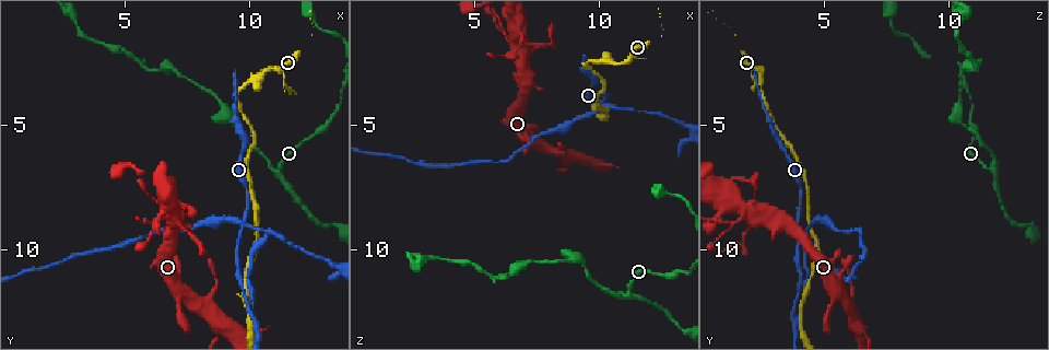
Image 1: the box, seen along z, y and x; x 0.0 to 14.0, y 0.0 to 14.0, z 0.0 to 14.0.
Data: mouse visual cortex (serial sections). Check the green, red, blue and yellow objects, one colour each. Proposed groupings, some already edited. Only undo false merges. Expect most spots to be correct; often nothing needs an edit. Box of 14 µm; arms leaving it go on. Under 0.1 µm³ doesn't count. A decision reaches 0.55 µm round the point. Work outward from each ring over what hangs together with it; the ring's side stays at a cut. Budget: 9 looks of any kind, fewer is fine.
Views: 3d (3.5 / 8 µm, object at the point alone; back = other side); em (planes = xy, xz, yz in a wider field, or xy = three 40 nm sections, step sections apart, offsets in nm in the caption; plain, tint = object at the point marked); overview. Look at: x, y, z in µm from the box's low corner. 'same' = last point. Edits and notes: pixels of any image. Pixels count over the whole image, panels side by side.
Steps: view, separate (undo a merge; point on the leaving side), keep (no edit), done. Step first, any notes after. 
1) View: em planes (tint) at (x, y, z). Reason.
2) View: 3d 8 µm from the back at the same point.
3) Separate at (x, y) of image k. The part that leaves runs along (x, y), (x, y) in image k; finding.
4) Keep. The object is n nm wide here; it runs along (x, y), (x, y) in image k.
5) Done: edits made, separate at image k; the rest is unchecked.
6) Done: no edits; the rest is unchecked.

View: 3d 3.5 µm at (9.7, 3.6, 2.5). Thin neck.

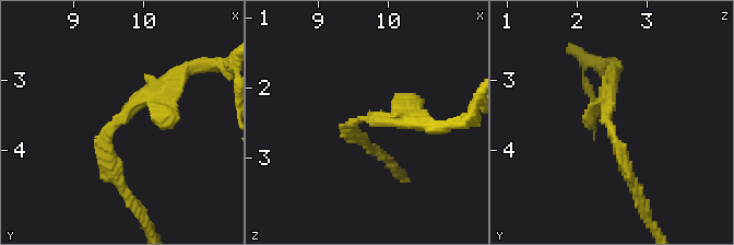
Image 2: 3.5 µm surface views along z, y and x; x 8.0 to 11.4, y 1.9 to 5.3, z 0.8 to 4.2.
View: em planes (tint) at (9.65, 3.60, 2.50). The arms are 200, 200 nm wide; need the tissue.

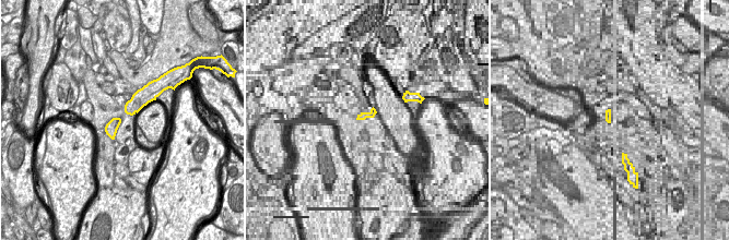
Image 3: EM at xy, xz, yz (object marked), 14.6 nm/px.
Keep. It runs along (174, 77), (109, 130), (120, 184) in image 2; all the same cell.

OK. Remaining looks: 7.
View: 3d 3.5 µm from the back at (6.9, 8.5, 1.9). Thin arm on a thick one.

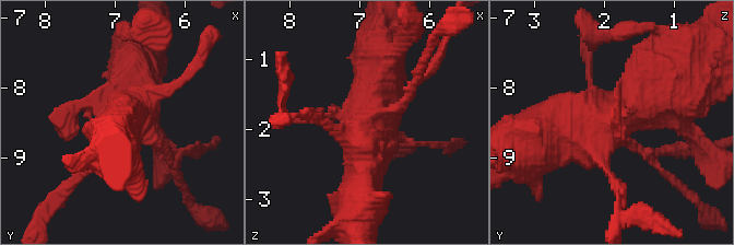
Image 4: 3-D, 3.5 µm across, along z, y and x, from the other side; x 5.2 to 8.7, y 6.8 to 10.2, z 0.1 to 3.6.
View: em xy step 5 (tint) at (6.90, 8.55, 2.00). Shape alone is not enough.

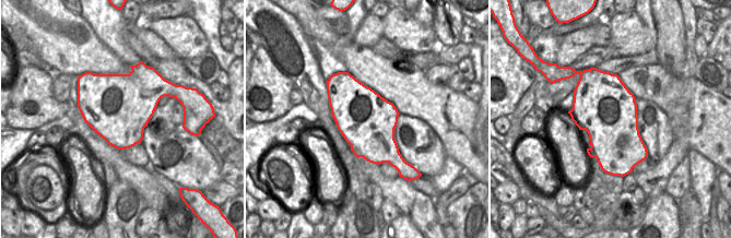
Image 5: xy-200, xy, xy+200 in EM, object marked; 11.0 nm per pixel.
Keep. It runs along (519, 150), (617, 120), (642, 93) in image 4; all the same cell.

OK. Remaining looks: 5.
View: 3d 3.5 µm at (10.1, 12.6, 3.8). Arms part here.

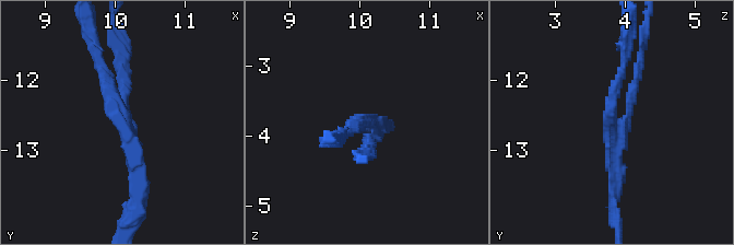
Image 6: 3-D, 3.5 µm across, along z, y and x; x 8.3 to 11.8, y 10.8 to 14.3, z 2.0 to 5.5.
View: em xy step 5 (tint) at (10.10, 12.50, 3.85). 3 arms meet here; the arms are 150, 150, 250 nm wide.

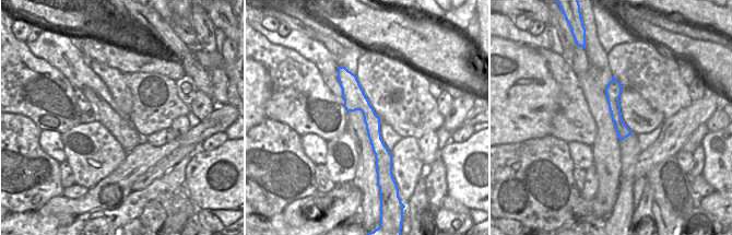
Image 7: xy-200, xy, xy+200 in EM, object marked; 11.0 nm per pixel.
Separate at (122, 78) of image 6. The part that leaves runs along (627, 115), (647, 32) in image 6; two cells meet here.

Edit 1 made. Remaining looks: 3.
View: 3d 8 µm at (11.0, 6.8, 11.8). Abrupt turn.

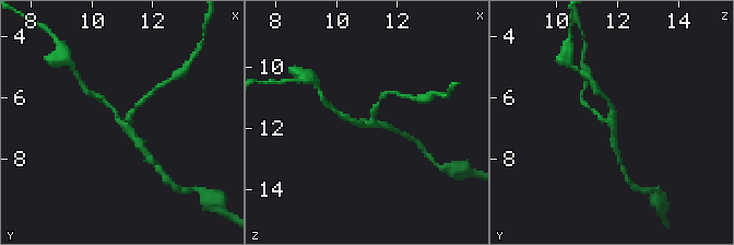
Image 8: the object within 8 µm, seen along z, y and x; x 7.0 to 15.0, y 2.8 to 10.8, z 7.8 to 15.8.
View: 3d 3.5 µm at (11.1, 6.8, 11.8). Closer look.

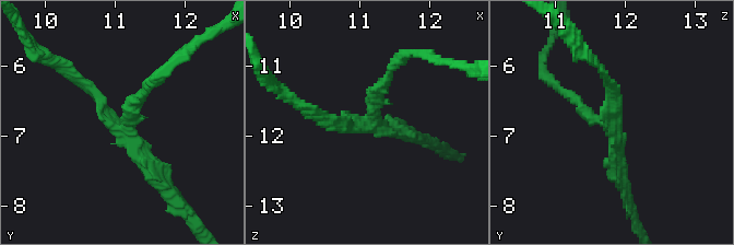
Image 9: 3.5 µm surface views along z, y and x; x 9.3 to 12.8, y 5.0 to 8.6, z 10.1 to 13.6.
View: em xy step 1 (tint) at (11.10, 6.90, 11.75).

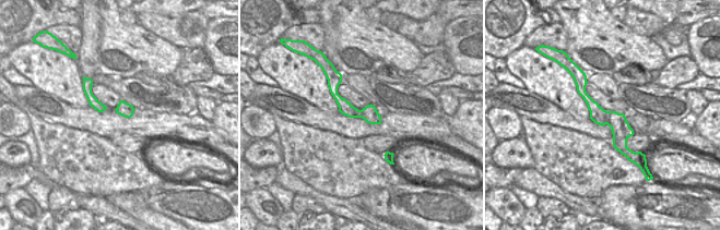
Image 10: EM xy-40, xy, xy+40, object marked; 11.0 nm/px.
Keep. The arms are 150, 150, 200 nm wide; it runs along (391, 68), (360, 124), (320, 118) in image 9; continuous, no second cell.

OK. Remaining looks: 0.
Done: edits made, separate at image 6; the rest is unchecked.

